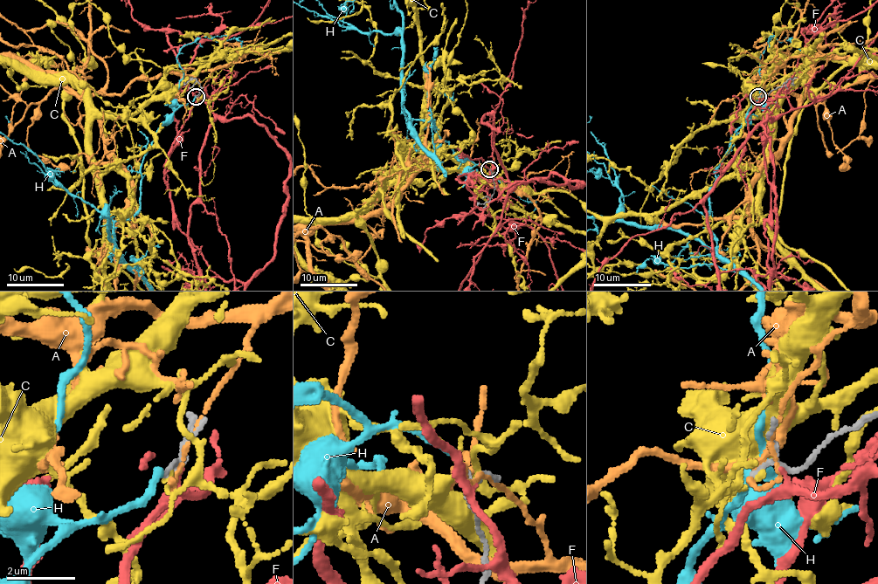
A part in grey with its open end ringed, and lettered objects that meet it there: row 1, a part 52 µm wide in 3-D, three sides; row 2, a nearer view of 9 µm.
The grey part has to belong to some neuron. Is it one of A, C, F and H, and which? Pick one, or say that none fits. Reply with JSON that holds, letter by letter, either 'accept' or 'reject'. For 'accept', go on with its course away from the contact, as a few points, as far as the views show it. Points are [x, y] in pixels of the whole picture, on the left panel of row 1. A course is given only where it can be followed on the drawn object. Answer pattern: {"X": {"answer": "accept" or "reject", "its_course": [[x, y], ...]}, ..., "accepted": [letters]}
{"A": {"answer": "reject"}, "C": {"answer": "reject"}, "F": {"answer": "reject"}, "H": {"answer": "accept"}, "accepted": ["H"]}

